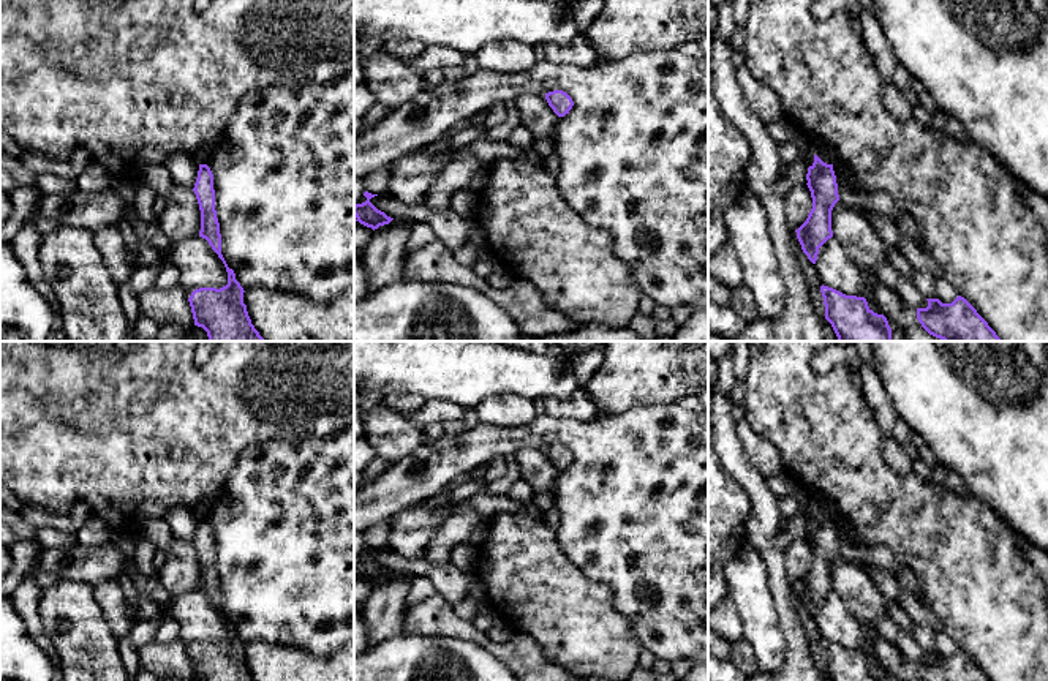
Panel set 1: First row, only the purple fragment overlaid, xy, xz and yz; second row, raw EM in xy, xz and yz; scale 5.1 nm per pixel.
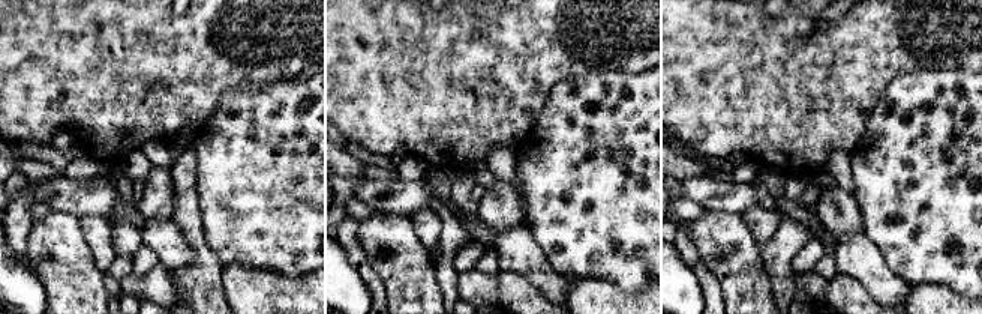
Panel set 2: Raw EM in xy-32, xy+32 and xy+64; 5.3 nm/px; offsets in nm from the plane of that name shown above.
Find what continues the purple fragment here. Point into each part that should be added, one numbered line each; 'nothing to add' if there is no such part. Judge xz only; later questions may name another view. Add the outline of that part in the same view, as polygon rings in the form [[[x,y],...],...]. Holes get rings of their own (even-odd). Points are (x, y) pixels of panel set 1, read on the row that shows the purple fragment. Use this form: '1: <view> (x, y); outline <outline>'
nothing to add

